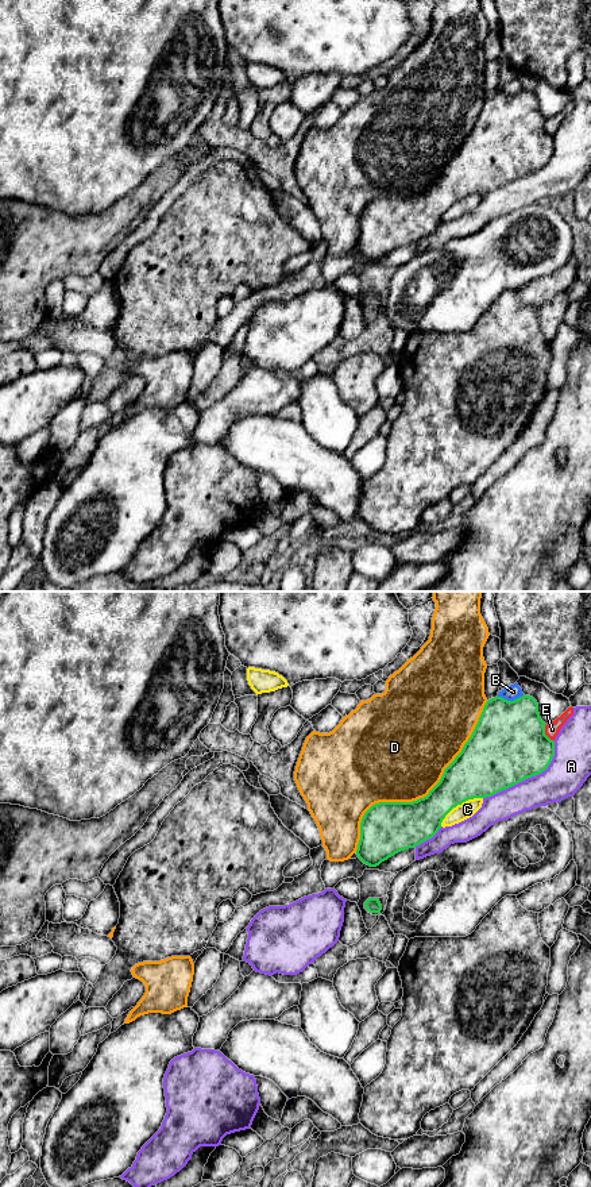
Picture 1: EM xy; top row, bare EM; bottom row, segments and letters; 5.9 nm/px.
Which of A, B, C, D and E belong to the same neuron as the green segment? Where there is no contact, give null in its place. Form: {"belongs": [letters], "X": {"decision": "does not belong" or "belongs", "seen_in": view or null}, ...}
{"belongs": [], "A": {"decision": "does not belong", "seen_in": "xy"}, "B": {"decision": "does not belong", "seen_in": "xy"}, "C": {"decision": "does not belong", "seen_in": "xy"}, "D": {"decision": "does not belong", "seen_in": "xy"}, "E": {"decision": "does not belong", "seen_in": "xy"}}

